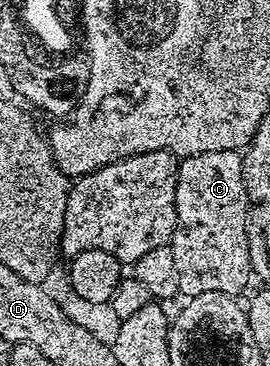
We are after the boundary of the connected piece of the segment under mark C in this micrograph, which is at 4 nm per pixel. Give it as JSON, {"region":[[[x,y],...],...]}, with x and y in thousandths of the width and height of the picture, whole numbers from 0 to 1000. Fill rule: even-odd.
{"region":[[[778,410],[763,421],[685,426],[652,464],[652,626],[637,642],[644,738],[659,746],[663,806],[837,803],[885,811],[937,762],[919,680],[919,533],[896,486],[904,440],[885,413]]]}

